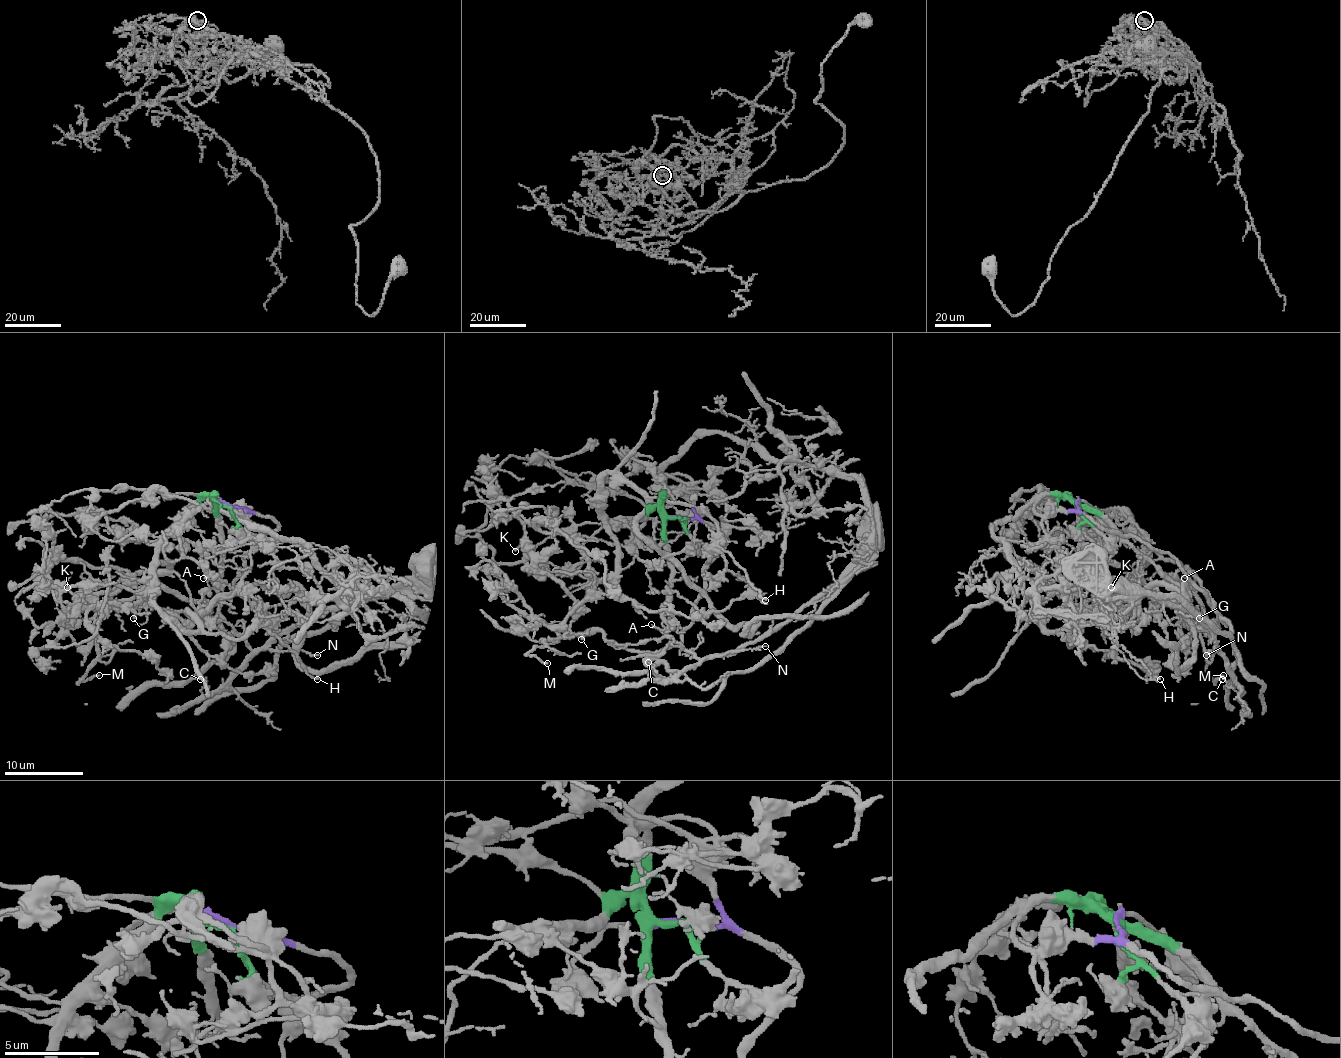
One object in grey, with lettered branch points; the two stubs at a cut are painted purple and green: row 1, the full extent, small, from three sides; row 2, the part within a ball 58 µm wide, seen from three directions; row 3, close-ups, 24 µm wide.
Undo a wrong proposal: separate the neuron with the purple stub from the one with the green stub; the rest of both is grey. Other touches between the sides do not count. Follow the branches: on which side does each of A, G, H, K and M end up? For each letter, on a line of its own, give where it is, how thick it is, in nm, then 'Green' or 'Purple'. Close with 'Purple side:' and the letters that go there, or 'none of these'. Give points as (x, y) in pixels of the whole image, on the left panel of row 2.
A: Place: (203, 578). Thickness 90 nm. Green
G: Place: (133, 618). Thickness 140 nm. Purple
H: Place: (317, 679). Thickness 240 nm. Green
K: Place: (67, 587). Thickness 180 nm. Purple
M: Place: (99, 675). Thickness 160 nm. Purple
Purple side: G, K, M

